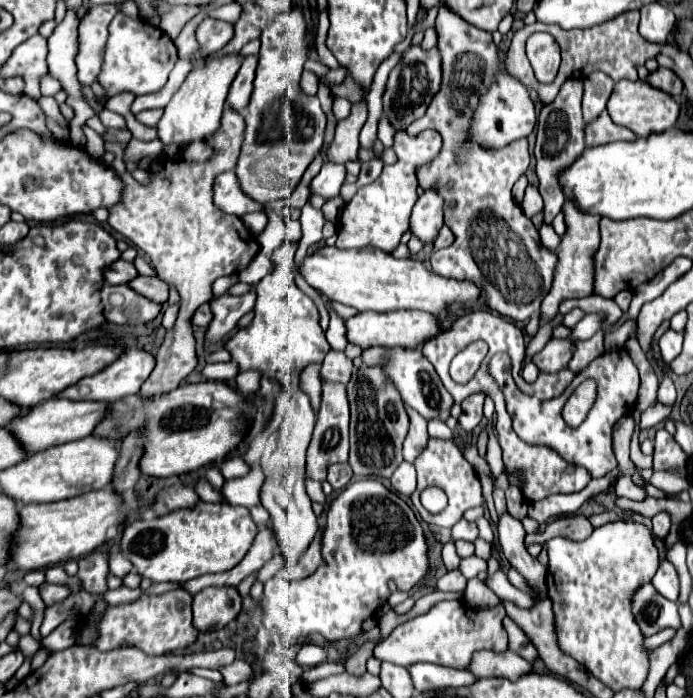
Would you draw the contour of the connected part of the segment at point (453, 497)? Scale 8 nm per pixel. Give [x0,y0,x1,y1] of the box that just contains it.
[410,439,483,529]

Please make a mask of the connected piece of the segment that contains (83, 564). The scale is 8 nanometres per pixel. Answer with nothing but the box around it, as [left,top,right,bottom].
[78,553,108,593]

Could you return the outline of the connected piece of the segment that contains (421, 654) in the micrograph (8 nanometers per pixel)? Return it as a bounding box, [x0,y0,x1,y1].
[372,601,508,669]

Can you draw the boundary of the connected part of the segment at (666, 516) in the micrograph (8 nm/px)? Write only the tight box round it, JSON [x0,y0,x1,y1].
[652,511,672,539]

